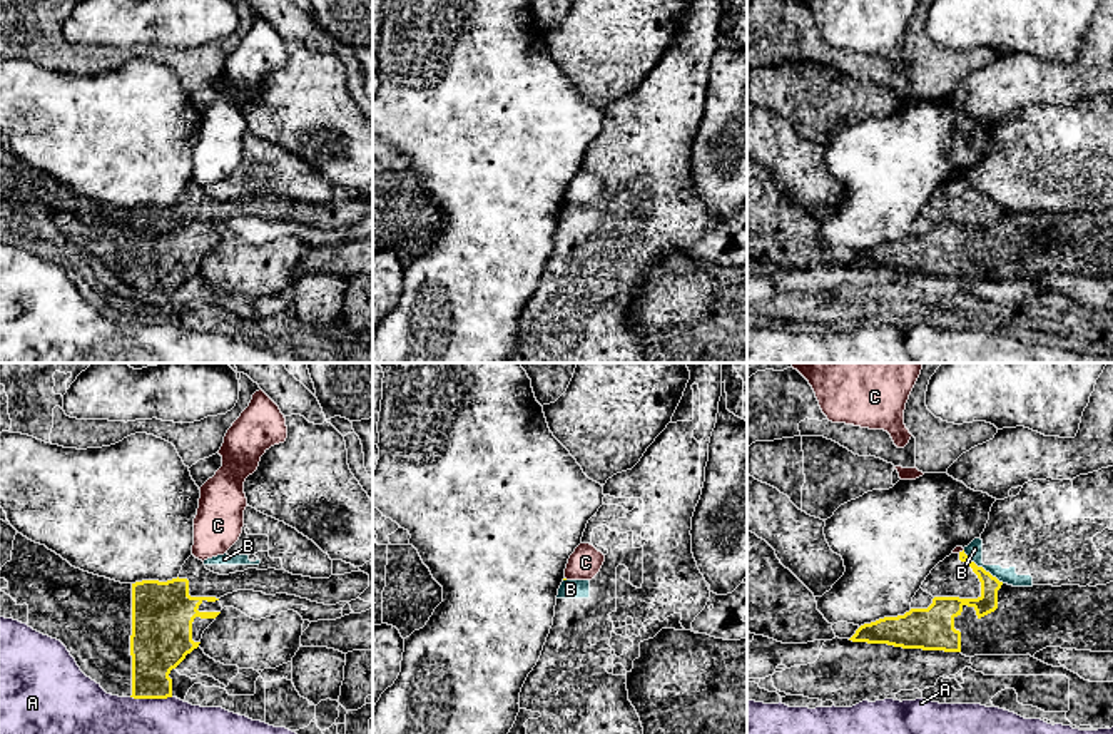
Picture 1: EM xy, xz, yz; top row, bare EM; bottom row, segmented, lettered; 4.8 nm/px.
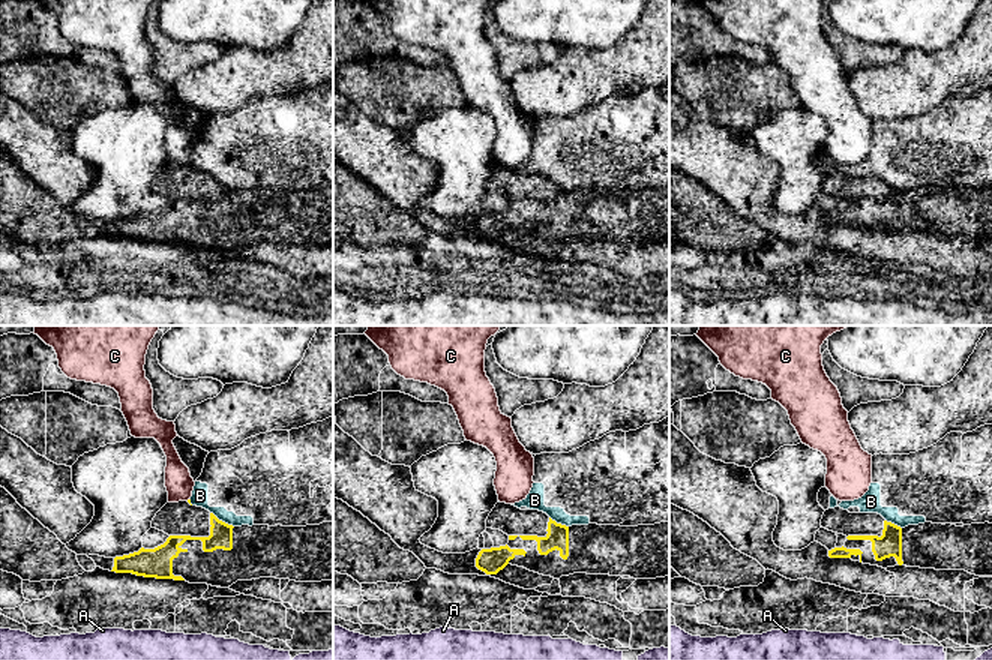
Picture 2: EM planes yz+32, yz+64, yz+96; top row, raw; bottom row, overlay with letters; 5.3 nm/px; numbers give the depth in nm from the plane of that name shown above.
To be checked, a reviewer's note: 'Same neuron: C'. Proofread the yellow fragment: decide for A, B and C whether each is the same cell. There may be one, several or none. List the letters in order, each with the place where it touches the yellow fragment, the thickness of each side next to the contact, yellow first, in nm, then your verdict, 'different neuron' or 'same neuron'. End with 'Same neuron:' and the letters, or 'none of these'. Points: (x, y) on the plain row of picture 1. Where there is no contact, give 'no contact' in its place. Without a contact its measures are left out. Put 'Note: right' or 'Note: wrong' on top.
Note: wrong
A: xy (151, 323) | 260/380 nm | different neuron
B: yz (981, 193) | 110/80 nm | different neuron
C: yz (960, 178) | 90/30 nm | different neuron
Same neuron: none of these

